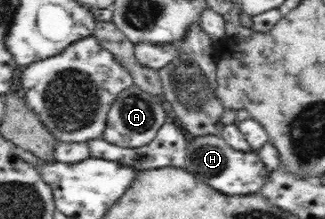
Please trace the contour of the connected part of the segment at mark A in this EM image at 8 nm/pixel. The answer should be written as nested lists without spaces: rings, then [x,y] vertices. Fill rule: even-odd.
[[[136,85],[120,92],[107,114],[106,128],[103,132],[104,140],[121,148],[139,148],[152,142],[159,128],[166,123],[166,111],[162,107],[162,101],[140,90]]]

